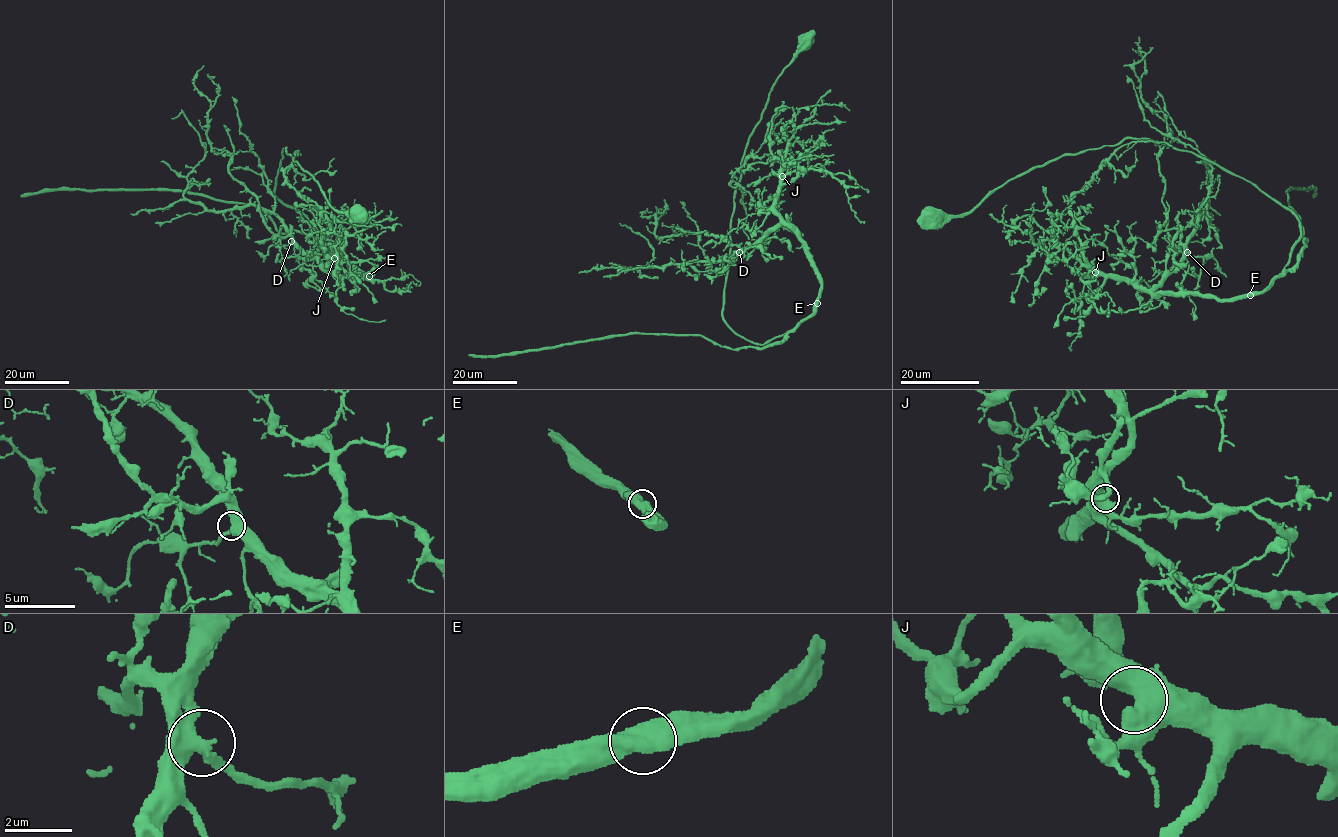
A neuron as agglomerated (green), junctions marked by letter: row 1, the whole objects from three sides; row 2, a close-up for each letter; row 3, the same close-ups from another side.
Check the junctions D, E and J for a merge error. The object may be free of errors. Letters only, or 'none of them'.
none of them

